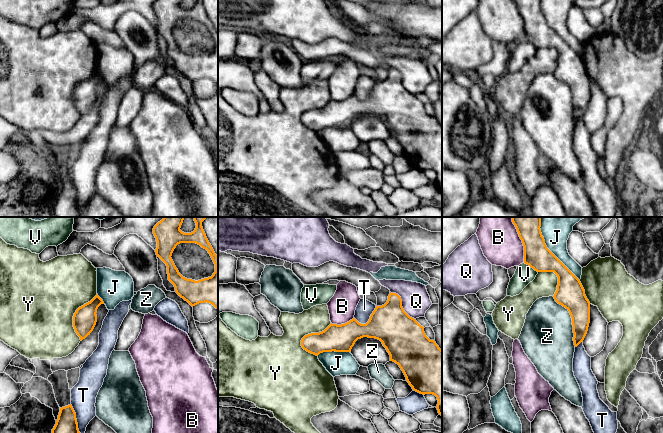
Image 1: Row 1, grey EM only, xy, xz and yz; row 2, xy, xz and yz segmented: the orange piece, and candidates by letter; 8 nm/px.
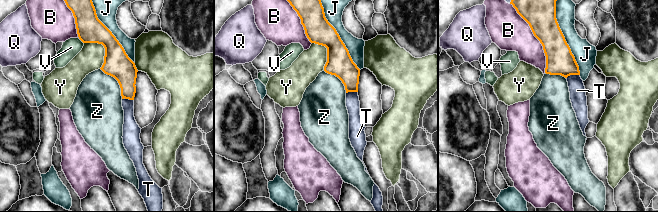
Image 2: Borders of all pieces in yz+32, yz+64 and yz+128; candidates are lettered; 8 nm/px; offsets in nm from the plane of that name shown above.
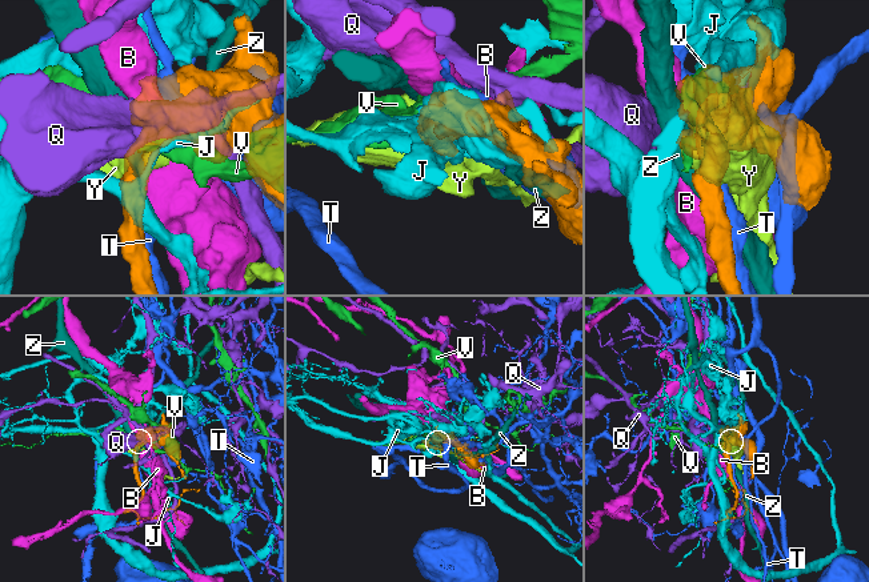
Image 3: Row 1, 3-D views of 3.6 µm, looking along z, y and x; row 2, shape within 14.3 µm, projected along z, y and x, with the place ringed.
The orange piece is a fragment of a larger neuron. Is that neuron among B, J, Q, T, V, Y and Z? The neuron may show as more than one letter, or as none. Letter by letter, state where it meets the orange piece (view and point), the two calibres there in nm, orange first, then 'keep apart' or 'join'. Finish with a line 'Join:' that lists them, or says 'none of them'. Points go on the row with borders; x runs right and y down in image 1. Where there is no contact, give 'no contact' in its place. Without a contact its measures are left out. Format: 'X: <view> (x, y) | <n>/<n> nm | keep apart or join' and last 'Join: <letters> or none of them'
B: yz (521, 239) | 240/320 nm | keep apart
J: yz (548, 249) | 200/260 nm | join
Q: xz (401, 304) | 320/220 nm | keep apart
T: xz (369, 320) | 320/140 nm | keep apart
V: yz (531, 267) | 200/160 nm | keep apart
Y: xz (312, 333) | 220/260 nm | keep apart
Z: yz (572, 320) | 220/420 nm | keep apart
Join: J

